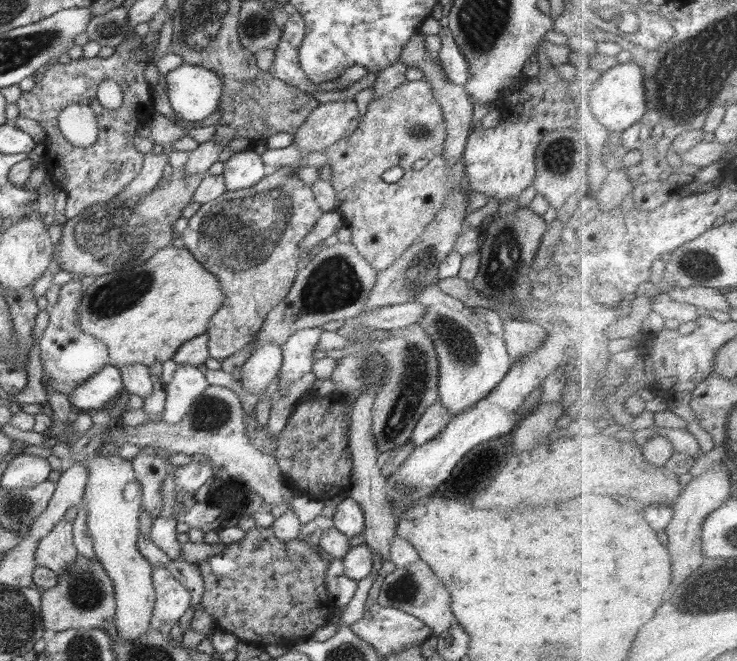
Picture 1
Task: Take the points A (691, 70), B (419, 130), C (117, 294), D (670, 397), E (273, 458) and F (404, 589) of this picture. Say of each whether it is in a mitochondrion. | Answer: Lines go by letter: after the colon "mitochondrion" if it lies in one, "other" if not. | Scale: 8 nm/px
A: mitochondrion
B: mitochondrion
C: mitochondrion
D: other
E: other
F: mitochondrion

